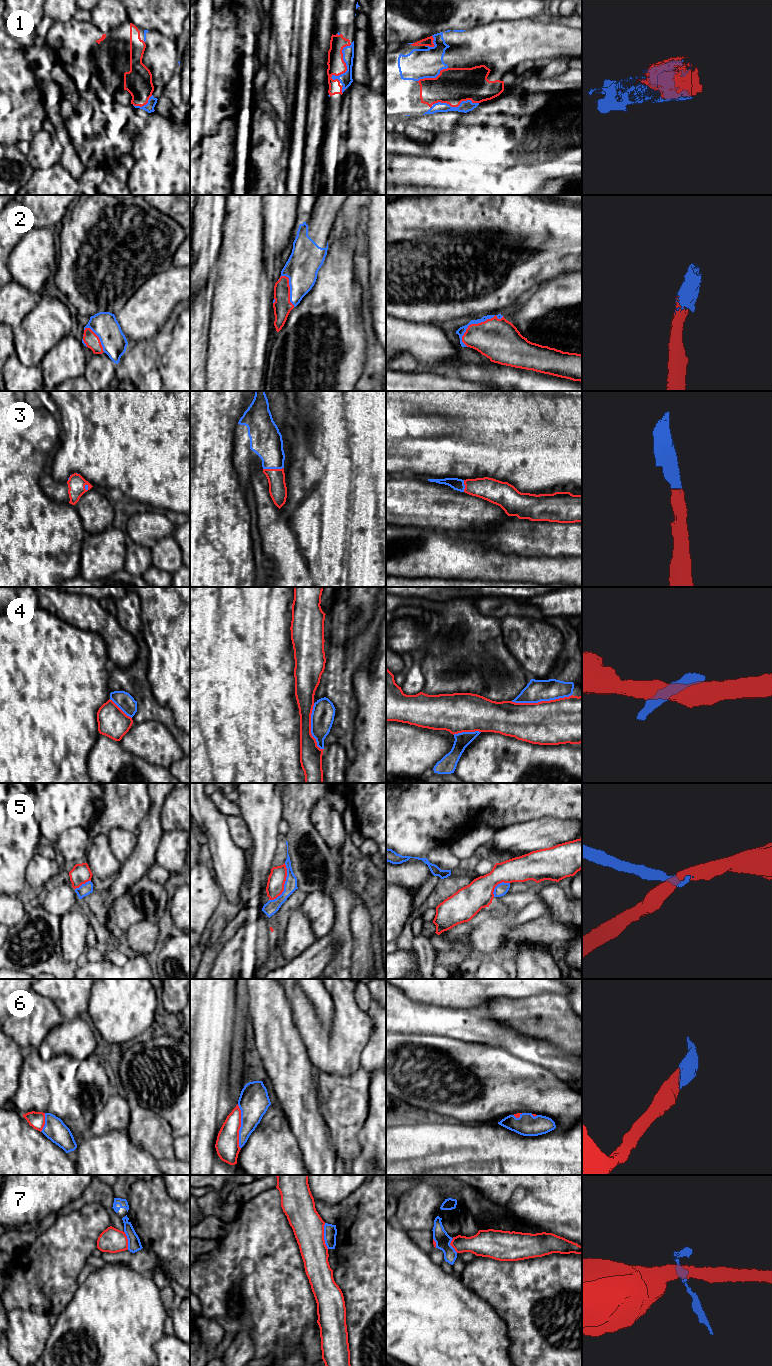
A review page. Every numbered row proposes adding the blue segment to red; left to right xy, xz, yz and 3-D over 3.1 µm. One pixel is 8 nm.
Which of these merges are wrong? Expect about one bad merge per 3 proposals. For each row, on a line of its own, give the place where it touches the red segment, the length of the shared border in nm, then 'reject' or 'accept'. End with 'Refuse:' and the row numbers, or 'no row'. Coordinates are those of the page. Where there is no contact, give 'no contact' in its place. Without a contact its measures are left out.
1: contact xz (345, 64); length 340 nm; accept
2: contact yz (478, 323); length 400 nm; accept
3: contact xz (272, 469); length 160 nm; accept
4: contact yz (541, 701); length 500 nm; reject
5: contact xz (284, 883); length 340 nm; reject
6: contact xz (240, 1126); length 360 nm; accept
7: contact xz (323, 1236); length 220 nm; reject
Refuse: 4, 5, 7

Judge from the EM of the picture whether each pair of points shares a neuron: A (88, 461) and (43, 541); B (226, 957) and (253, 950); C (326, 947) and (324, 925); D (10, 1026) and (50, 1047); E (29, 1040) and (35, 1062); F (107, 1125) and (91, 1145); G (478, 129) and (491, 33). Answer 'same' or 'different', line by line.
A: different
B: same
C: different
D: different
E: different
F: different
G: different

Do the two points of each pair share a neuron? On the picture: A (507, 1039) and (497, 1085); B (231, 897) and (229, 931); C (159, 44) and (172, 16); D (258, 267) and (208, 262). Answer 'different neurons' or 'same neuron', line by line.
A: different neurons
B: different neurons
C: different neurons
D: different neurons

